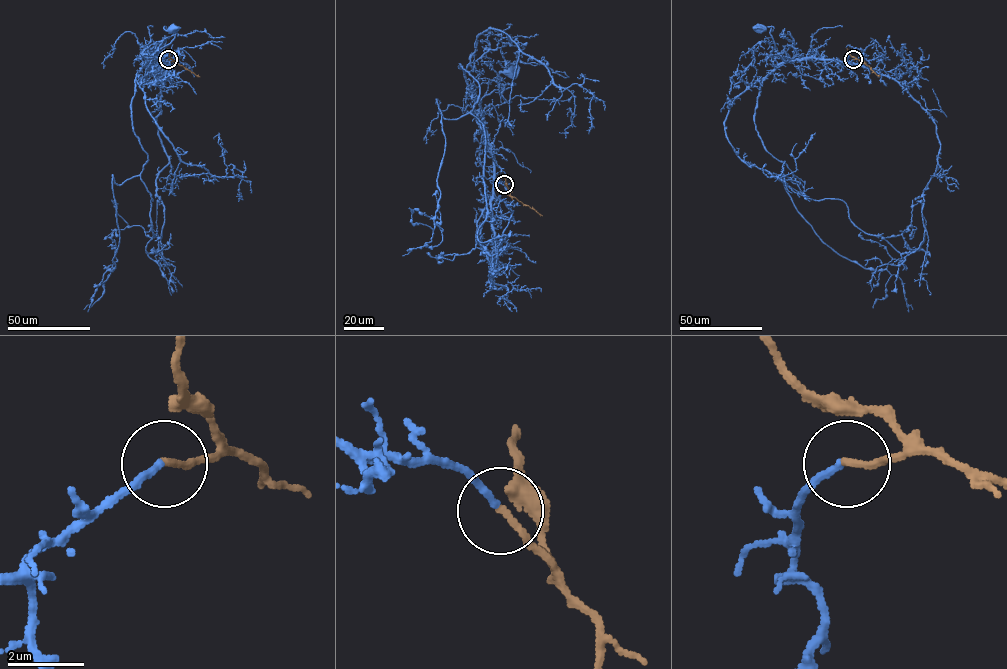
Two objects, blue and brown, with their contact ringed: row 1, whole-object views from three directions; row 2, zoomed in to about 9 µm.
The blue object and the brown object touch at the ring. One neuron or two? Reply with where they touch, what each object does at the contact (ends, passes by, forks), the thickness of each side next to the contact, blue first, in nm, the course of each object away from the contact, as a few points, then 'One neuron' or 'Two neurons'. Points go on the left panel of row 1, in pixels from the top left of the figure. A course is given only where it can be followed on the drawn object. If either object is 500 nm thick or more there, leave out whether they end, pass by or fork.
Place: (168, 59). At the ring blue ends. At the ring brown ends. Thickness 180 nm (blue) against 170 nm. Course of blue: (168, 59), (161, 64), (155, 58), (147, 60), (174, 38), (176, 31), (164, 27), (172, 29). Course of brown: (168, 59), (199, 77). One neuron

